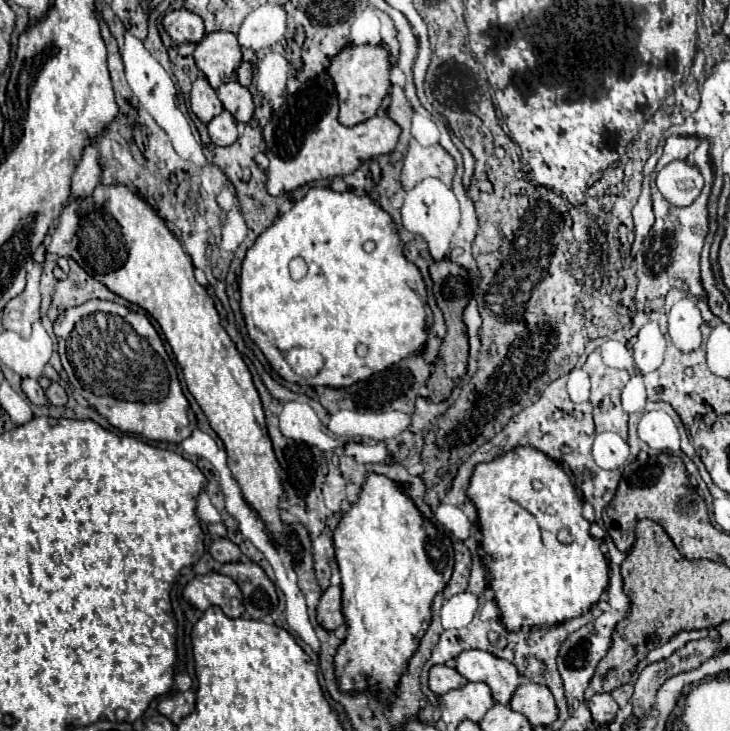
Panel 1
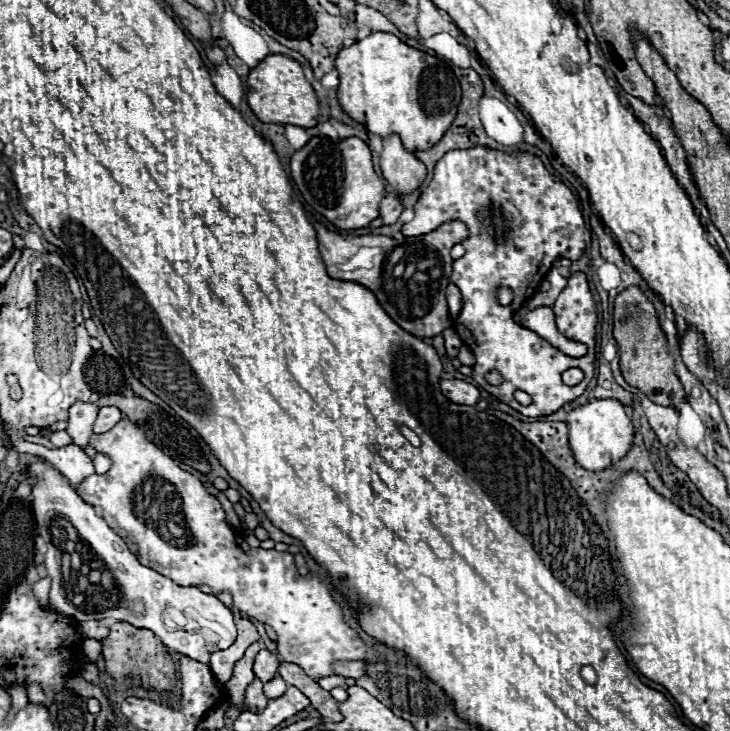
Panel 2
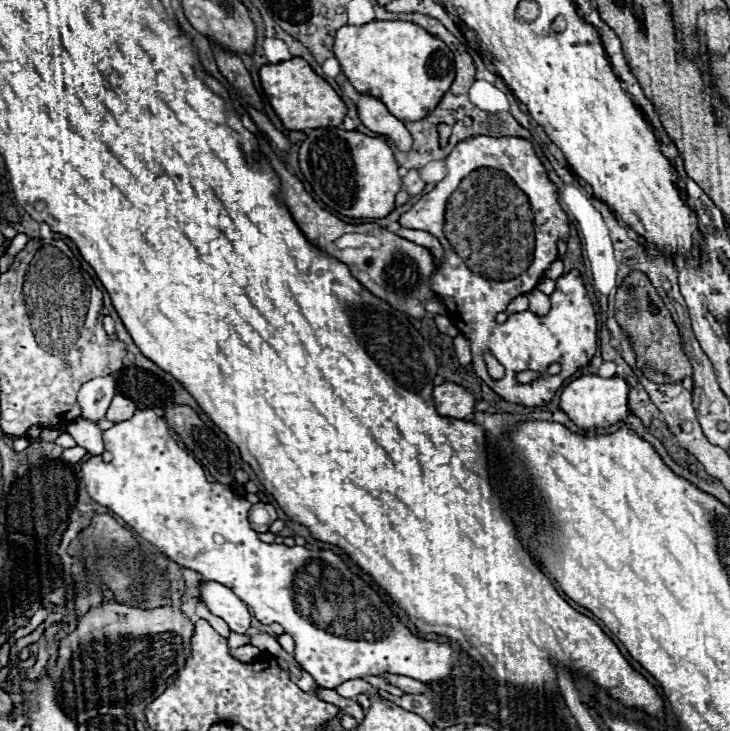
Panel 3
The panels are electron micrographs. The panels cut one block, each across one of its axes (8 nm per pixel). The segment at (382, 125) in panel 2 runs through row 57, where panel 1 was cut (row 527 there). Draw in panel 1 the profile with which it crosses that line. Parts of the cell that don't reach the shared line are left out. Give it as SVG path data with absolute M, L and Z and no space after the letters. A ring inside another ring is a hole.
M370 474L366 484L362 486L360 492L360 500L356 504L352 504L352 508L348 510L348 514L342 516L338 528L334 530L334 554L336 554L336 564L342 576L342 614L346 618L346 638L344 642L338 646L336 656L334 656L334 674L338 680L338 688L342 692L354 692L354 694L362 694L366 690L376 694L378 702L392 702L396 698L396 688L398 688L398 680L402 678L402 672L406 670L406 660L410 660L410 656L414 656L414 652L418 650L418 640L422 640L422 632L426 632L426 628L430 626L430 606L434 596L444 590L444 586L450 580L452 574L452 564L454 564L454 552L452 552L452 542L450 536L432 526L428 520L424 520L420 516L420 512L416 510L416 506L412 504L412 500L408 500L392 480L388 480L386 476L378 476L378 474Z

